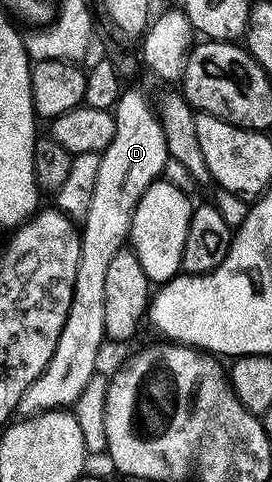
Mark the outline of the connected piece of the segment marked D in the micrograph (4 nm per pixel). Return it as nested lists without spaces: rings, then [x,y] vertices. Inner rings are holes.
[[[127,87],[120,93],[115,105],[115,138],[100,153],[98,174],[95,177],[94,194],[91,197],[91,206],[80,225],[81,249],[79,250],[79,270],[75,270],[75,290],[71,298],[71,310],[67,310],[67,322],[63,322],[63,330],[59,334],[59,342],[55,346],[55,354],[51,362],[31,382],[31,386],[21,395],[21,401],[16,411],[21,414],[36,414],[50,410],[61,410],[66,406],[73,406],[77,399],[85,392],[85,387],[93,380],[93,371],[97,368],[97,355],[101,352],[101,343],[106,343],[107,337],[103,326],[103,293],[107,283],[107,269],[111,258],[119,254],[121,248],[126,247],[129,240],[131,222],[135,214],[135,206],[139,198],[155,181],[162,179],[165,163],[170,159],[167,150],[167,138],[163,134],[161,117],[157,109],[137,88]]]

